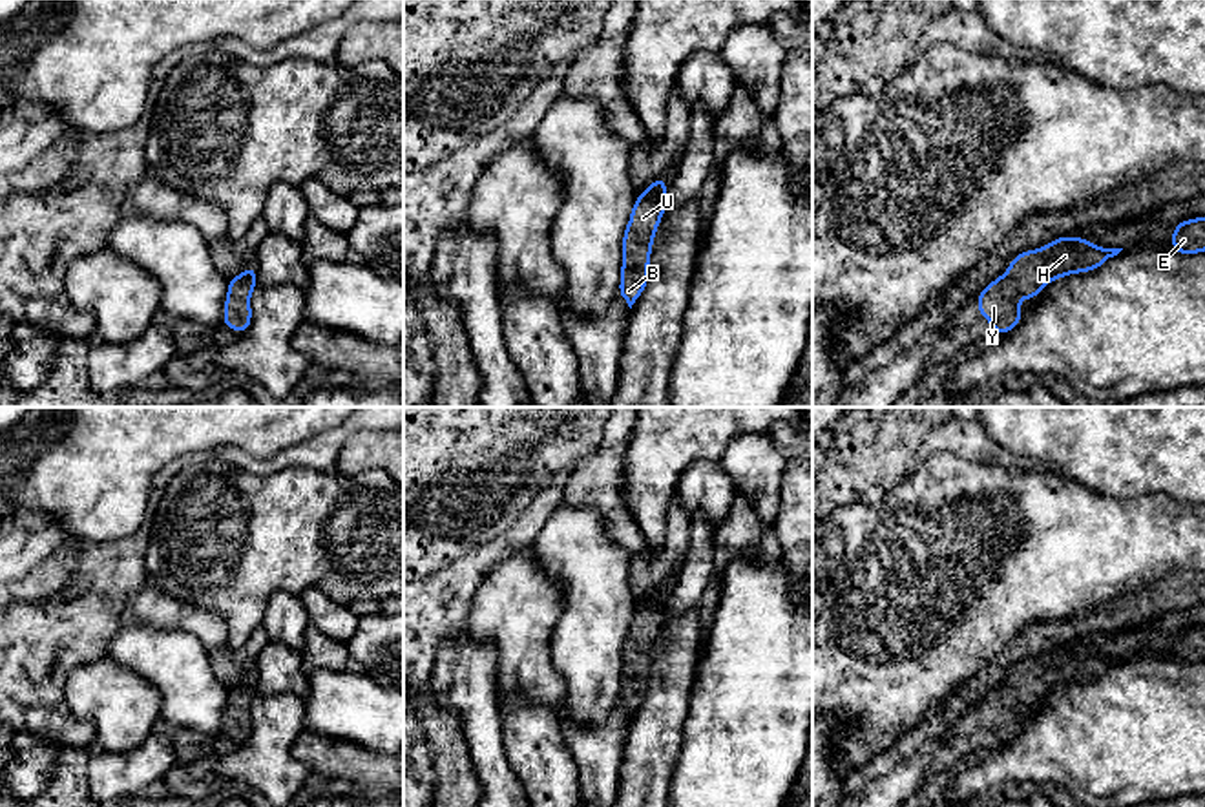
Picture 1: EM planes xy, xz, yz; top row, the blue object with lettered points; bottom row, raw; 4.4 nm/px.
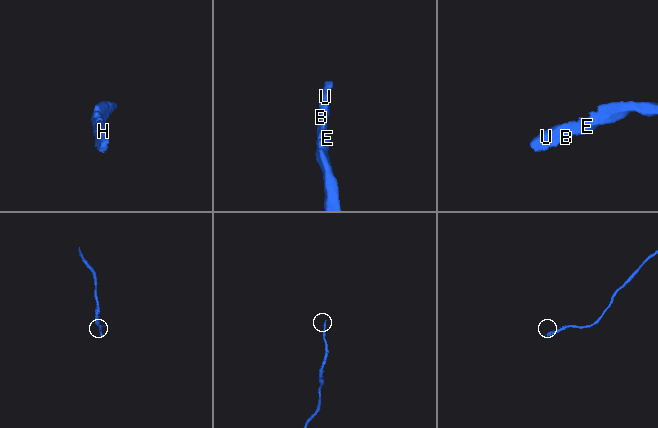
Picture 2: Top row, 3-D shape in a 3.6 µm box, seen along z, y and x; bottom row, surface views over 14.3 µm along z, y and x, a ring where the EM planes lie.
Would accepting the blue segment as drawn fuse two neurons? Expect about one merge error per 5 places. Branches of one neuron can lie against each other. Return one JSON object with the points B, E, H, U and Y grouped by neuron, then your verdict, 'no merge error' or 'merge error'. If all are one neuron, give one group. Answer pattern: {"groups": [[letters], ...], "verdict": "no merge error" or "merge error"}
{"groups": [["B", "E", "H", "U", "Y"]], "verdict": "no merge error"}

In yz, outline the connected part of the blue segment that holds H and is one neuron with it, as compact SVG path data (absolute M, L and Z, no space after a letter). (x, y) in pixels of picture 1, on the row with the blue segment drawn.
M1070 236L1057 237L1037 250L1024 250L1011 259L1001 278L975 296L979 314L993 325L995 336L1002 336L1022 321L1021 296L1035 299L1050 281L1097 270L1121 250L1101 248L1086 237Z

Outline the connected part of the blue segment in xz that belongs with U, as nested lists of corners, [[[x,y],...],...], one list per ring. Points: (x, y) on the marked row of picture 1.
[[[657,177],[644,192],[637,195],[628,226],[623,234],[619,296],[628,303],[630,309],[648,283],[652,243],[659,221],[666,210],[666,184],[668,177]]]

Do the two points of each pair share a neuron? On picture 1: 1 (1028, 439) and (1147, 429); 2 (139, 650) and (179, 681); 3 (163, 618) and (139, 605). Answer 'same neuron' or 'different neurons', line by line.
1: same neuron
2: same neuron
3: same neuron

